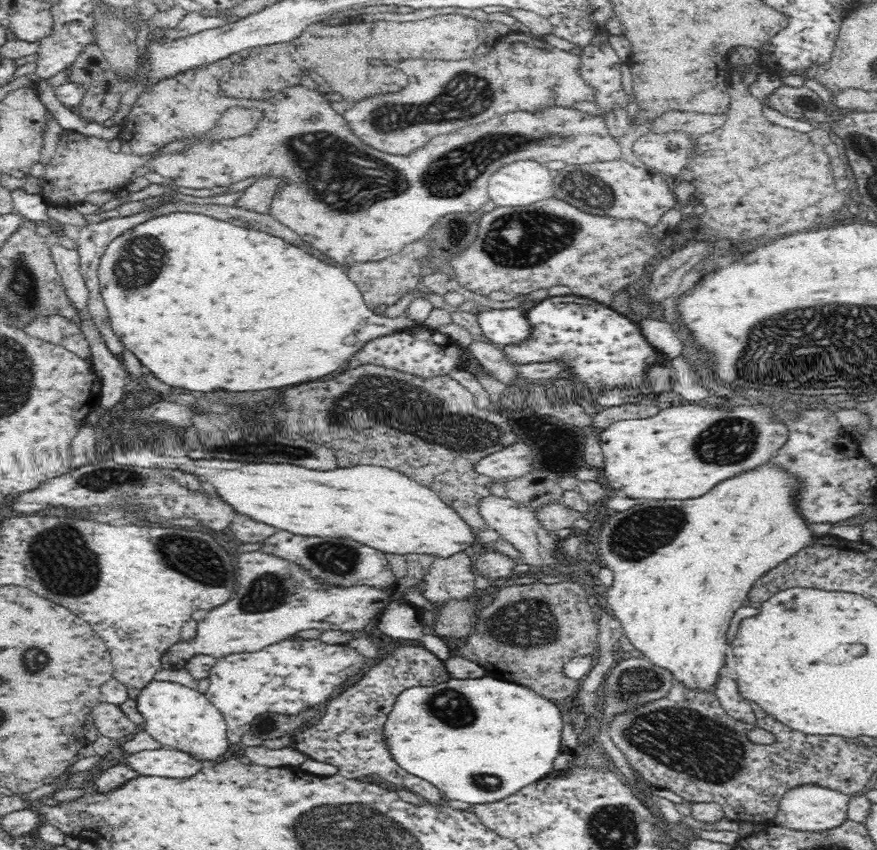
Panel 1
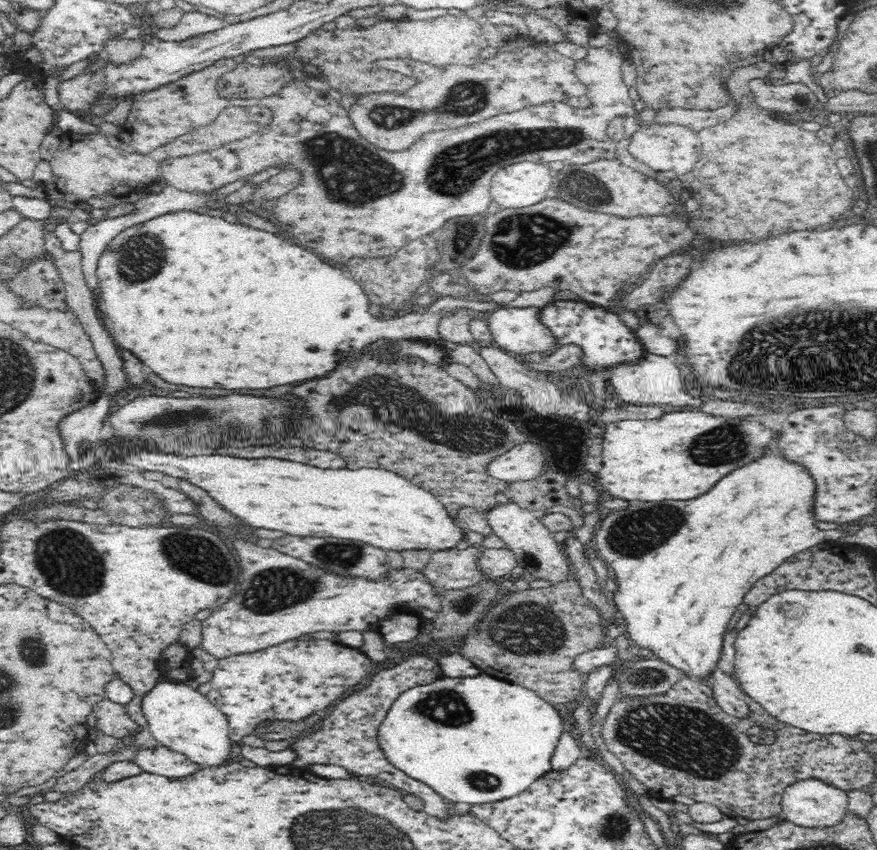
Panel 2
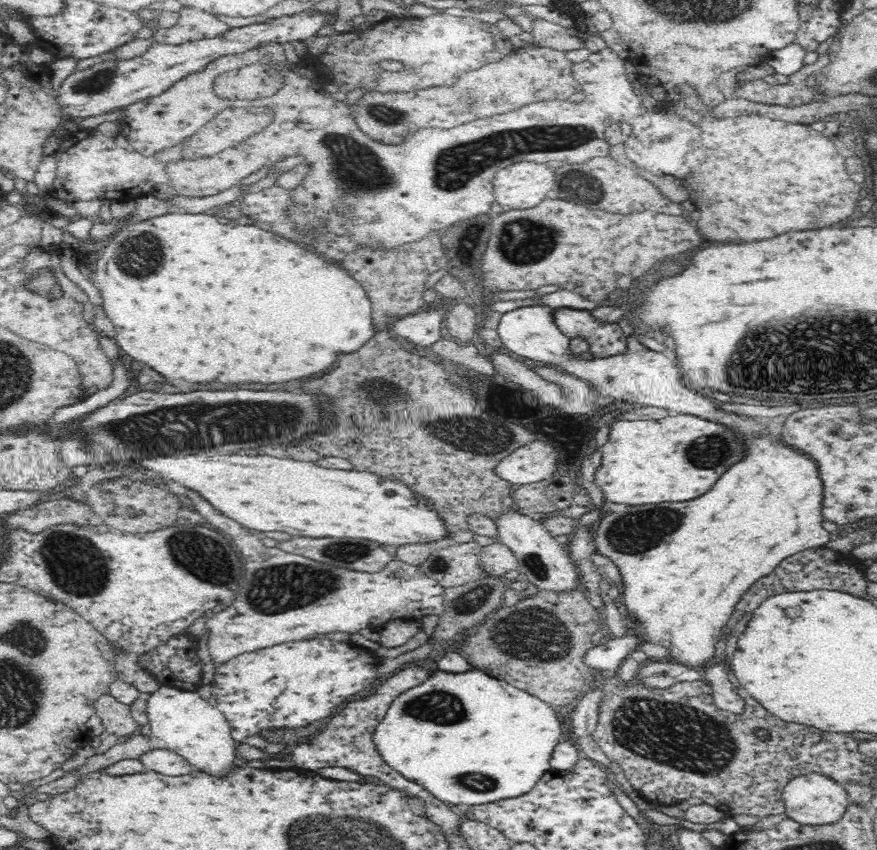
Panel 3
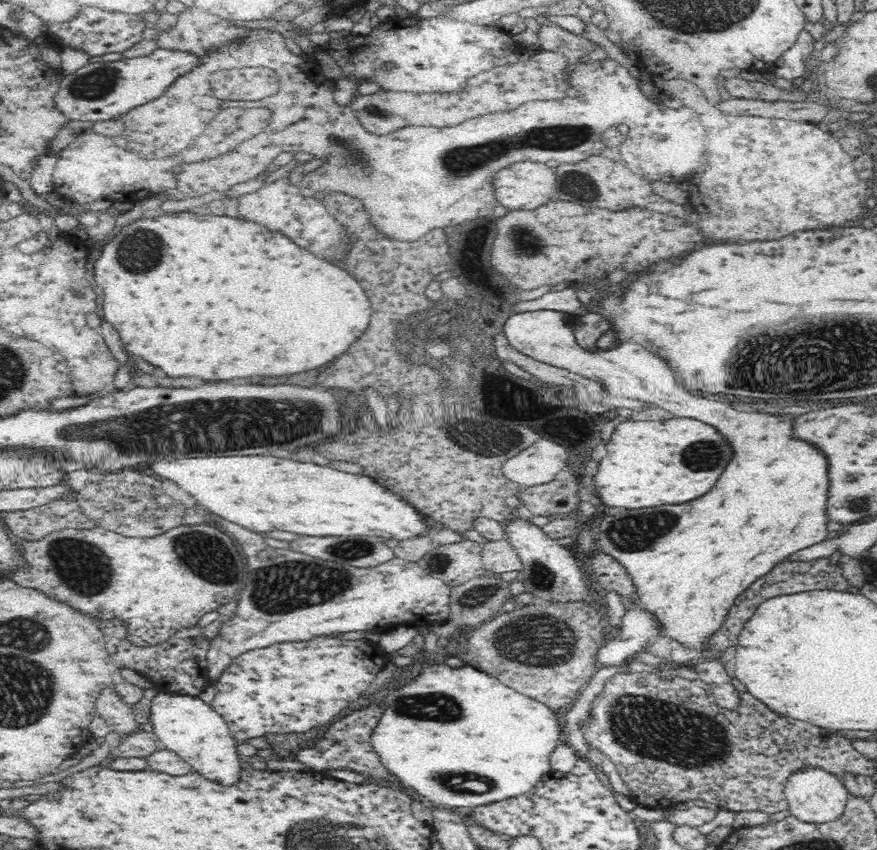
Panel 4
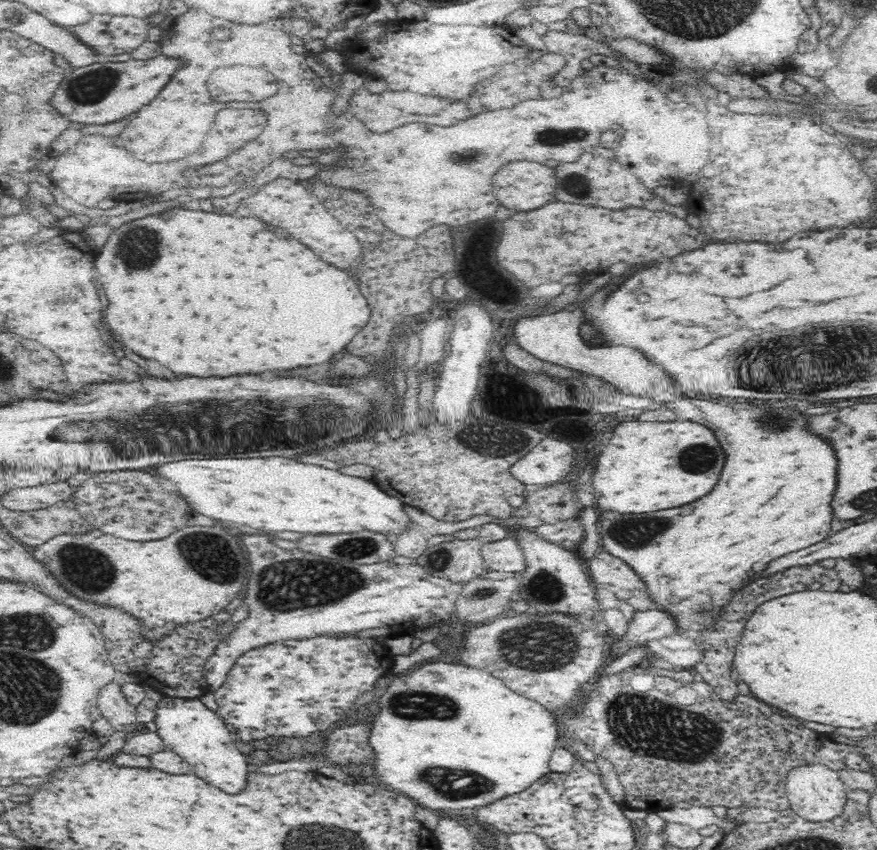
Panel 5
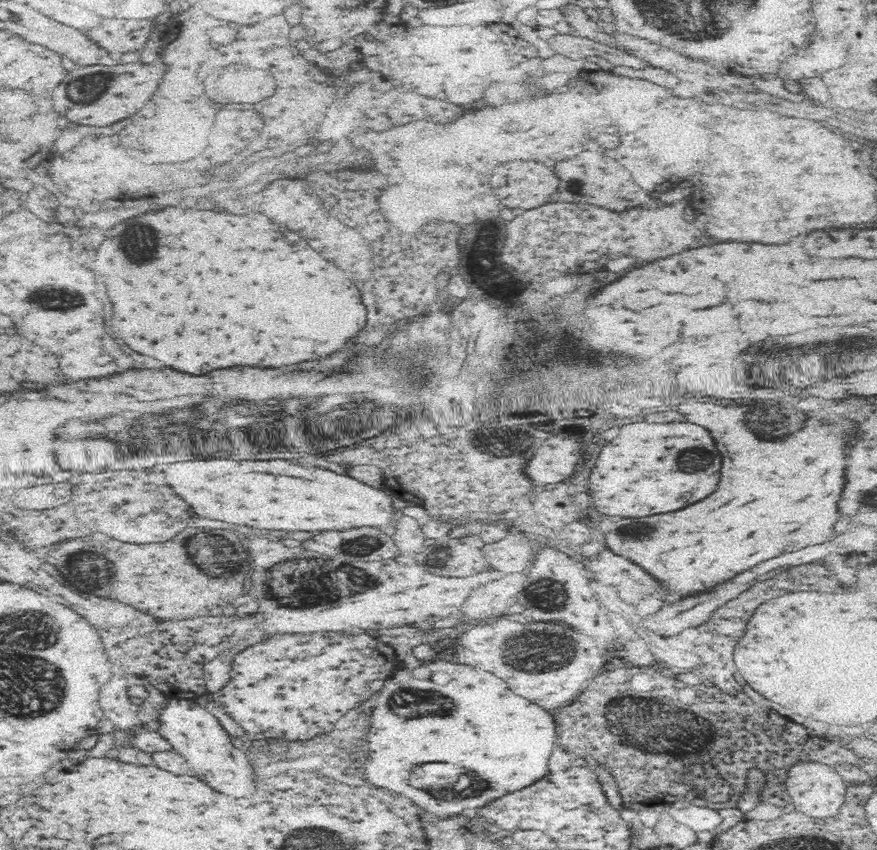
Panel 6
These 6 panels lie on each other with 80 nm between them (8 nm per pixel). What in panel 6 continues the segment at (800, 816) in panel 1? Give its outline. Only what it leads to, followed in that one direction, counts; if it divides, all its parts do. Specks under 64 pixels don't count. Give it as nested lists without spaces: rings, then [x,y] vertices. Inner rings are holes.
[[[820,761],[802,762],[792,768],[789,776],[789,798],[794,809],[802,810],[806,814],[814,814],[816,818],[836,815],[845,805],[847,792],[851,784],[833,767]]]

